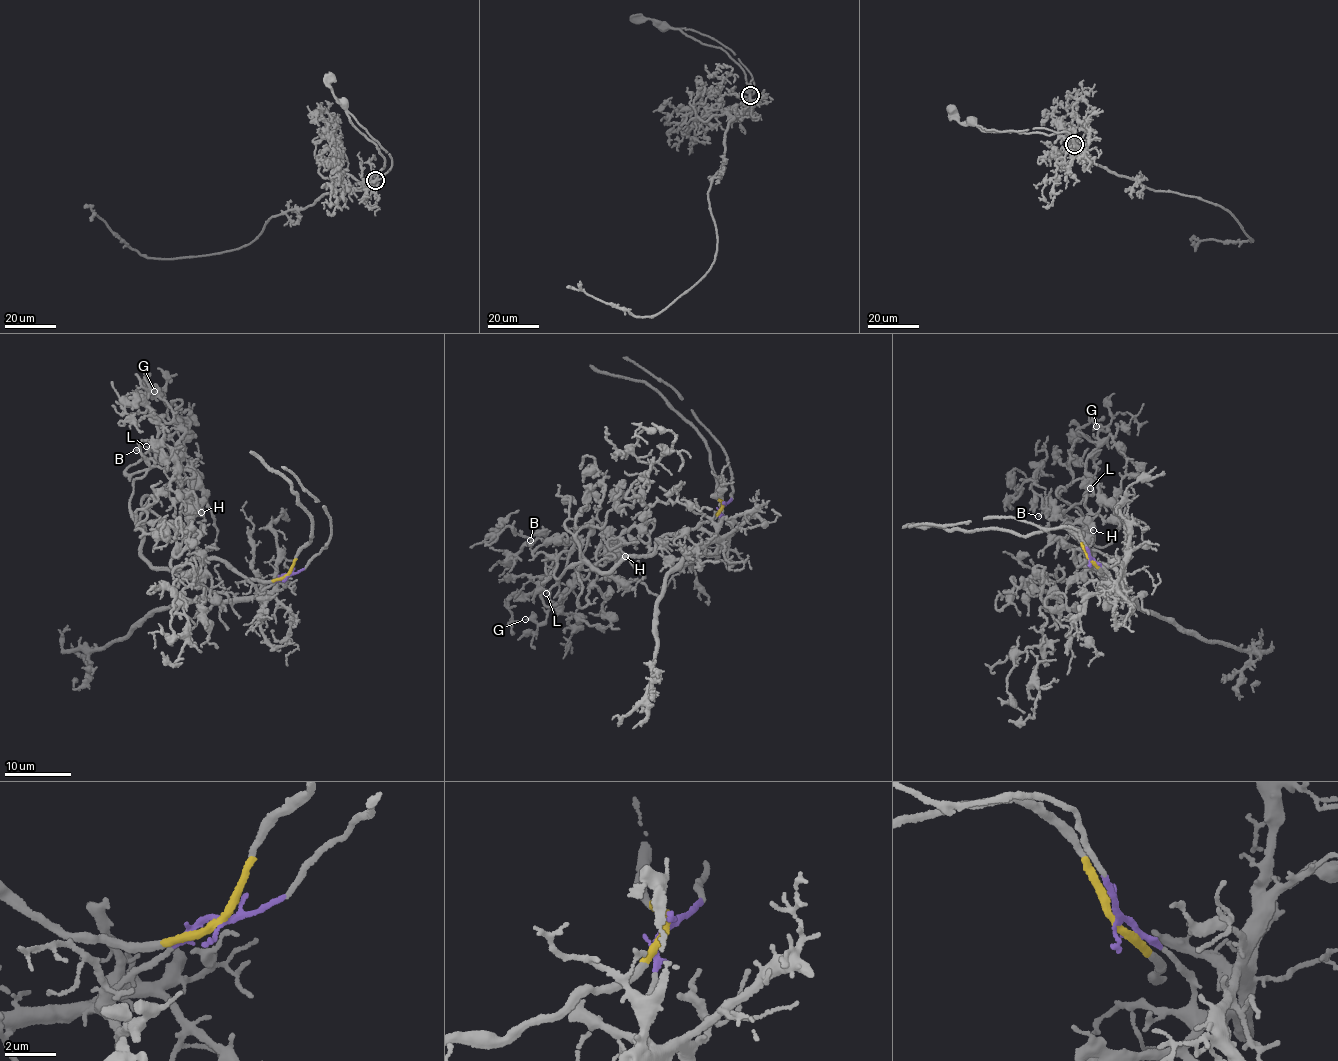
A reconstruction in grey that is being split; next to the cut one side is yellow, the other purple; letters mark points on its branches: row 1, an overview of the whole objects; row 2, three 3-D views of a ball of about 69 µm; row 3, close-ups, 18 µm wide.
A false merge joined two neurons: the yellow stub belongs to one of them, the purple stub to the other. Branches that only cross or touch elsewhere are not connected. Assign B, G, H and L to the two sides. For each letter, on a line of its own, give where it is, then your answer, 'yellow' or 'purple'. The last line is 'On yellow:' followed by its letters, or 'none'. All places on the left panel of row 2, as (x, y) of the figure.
B: place (136, 450); yellow
G: place (154, 391); yellow
H: place (201, 512); yellow
L: place (146, 446); yellow
On yellow: B, G, H, L

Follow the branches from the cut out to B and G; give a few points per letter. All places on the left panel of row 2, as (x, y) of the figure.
B: (287, 575), (252, 580), (205, 561), (181, 521), (189, 502), (170, 488), (178, 464), (157, 443), (137, 450)
G: (287, 575), (206, 561), (192, 531), (155, 501), (143, 510), (182, 471), (175, 405), (154, 391)

